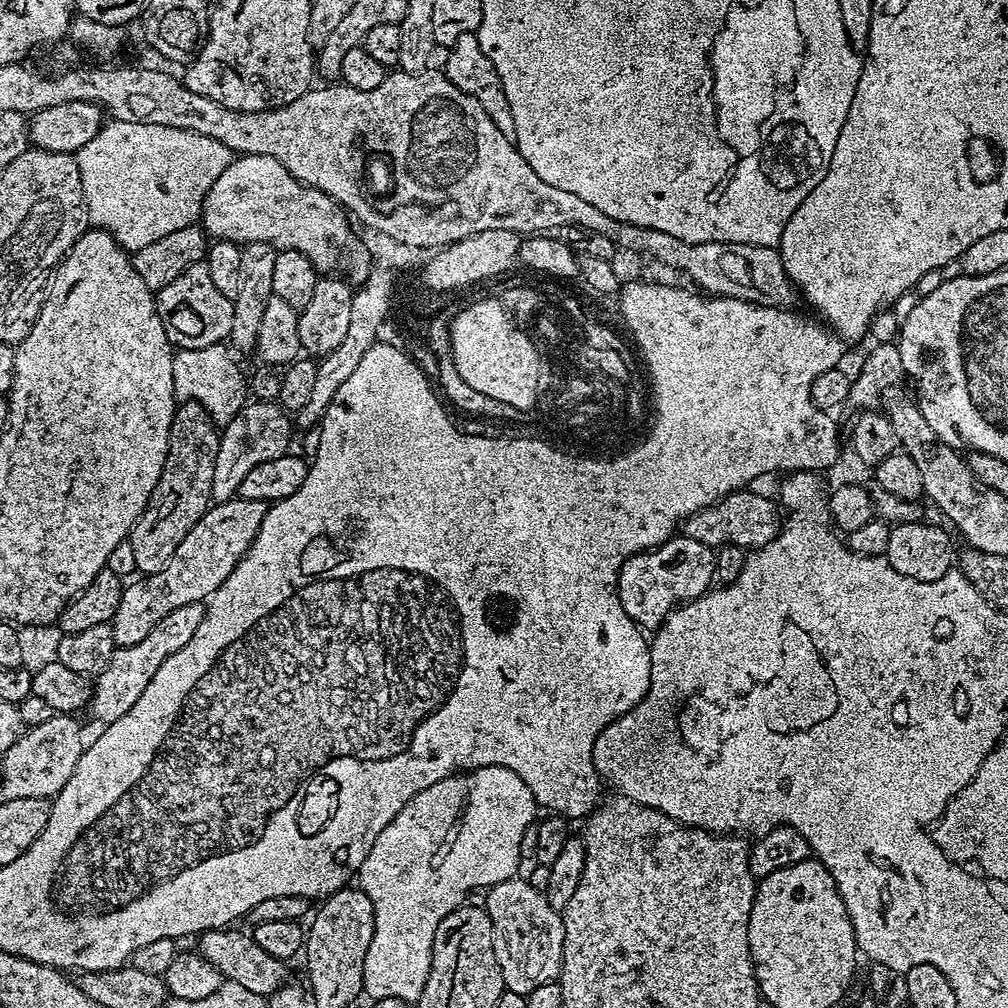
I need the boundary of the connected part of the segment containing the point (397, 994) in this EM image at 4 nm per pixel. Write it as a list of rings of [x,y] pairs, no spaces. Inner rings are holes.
[[[502,766],[473,768],[467,772],[442,778],[434,782],[434,786],[426,786],[426,790],[414,794],[414,798],[410,798],[410,802],[406,802],[406,806],[398,810],[398,814],[384,827],[382,834],[374,838],[374,846],[370,846],[370,854],[366,854],[366,862],[362,862],[358,873],[358,886],[366,894],[366,898],[370,898],[370,906],[374,906],[374,938],[370,942],[370,950],[366,950],[366,966],[364,967],[363,995],[369,996],[369,1001],[375,1002],[382,998],[419,1001],[422,986],[426,986],[426,978],[430,974],[432,947],[434,934],[438,934],[438,922],[442,922],[442,918],[446,918],[446,914],[450,914],[455,908],[461,907],[465,903],[468,892],[474,889],[474,886],[493,888],[498,882],[511,880],[519,873],[516,871],[522,867],[520,859],[522,834],[526,834],[526,830],[533,827],[537,819],[536,812],[538,813],[538,805],[534,794],[530,794],[530,786],[526,786],[526,782],[522,782],[522,778],[518,778],[514,770]]]

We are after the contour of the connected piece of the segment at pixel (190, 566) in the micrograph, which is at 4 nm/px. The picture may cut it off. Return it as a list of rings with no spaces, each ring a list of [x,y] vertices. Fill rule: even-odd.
[[[239,498],[221,504],[213,503],[208,512],[194,522],[190,534],[182,538],[174,558],[170,558],[165,568],[153,576],[141,575],[136,578],[140,580],[133,579],[133,584],[129,583],[125,587],[118,610],[110,621],[117,645],[122,648],[134,646],[134,642],[142,642],[142,638],[146,638],[146,634],[150,634],[150,630],[154,630],[162,618],[166,618],[166,614],[190,602],[204,602],[211,598],[250,550],[269,507],[269,501],[266,500],[254,502]]]

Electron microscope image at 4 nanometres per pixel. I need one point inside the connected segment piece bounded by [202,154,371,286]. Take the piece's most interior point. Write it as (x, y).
(256, 200)

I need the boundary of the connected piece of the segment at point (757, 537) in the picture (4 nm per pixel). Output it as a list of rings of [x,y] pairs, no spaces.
[[[752,491],[732,492],[721,498],[717,504],[698,510],[693,516],[684,520],[683,535],[694,538],[714,550],[719,550],[723,544],[733,544],[745,550],[766,546],[780,533],[782,512],[775,499],[767,500],[762,493]]]

